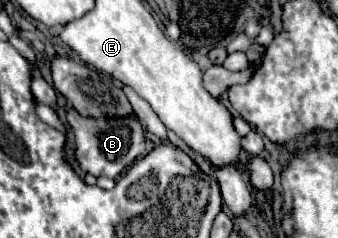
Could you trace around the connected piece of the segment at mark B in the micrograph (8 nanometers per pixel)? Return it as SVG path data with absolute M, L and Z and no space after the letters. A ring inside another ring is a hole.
M68 109L68 123L72 125L76 135L76 157L80 161L80 167L86 173L92 173L94 177L104 175L104 177L116 179L118 175L122 175L122 171L128 165L132 165L146 151L144 129L132 117L96 121L90 117L80 117L80 113L76 113L74 109Z

